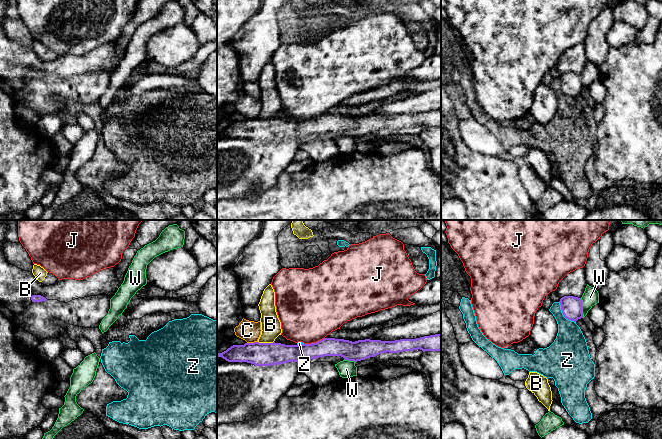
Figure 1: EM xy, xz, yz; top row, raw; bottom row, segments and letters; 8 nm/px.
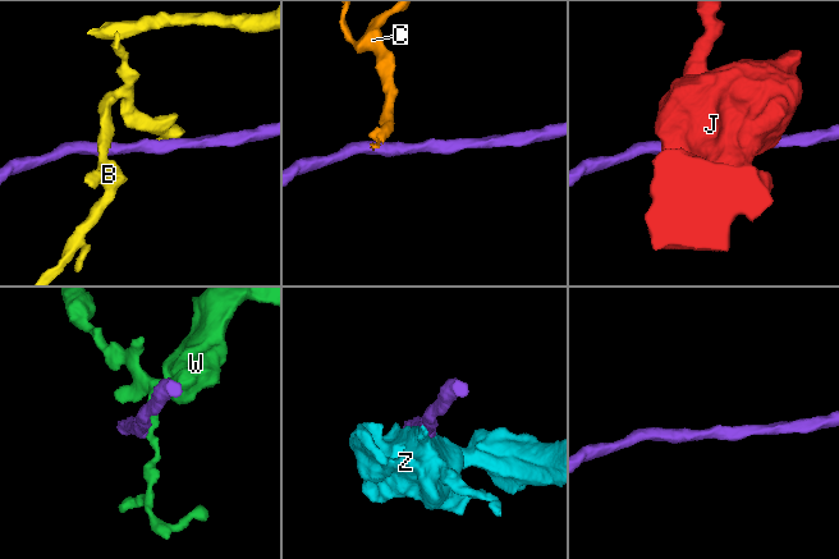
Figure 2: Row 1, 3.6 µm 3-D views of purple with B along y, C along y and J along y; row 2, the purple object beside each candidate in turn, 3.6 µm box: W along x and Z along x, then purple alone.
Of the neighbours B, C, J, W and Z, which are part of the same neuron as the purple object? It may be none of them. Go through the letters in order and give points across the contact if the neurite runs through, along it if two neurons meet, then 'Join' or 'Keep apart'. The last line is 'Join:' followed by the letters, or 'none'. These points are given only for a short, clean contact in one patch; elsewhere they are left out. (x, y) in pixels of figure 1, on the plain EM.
B: Boundary: xz (258, 117), (273, 118). Keep apart
C: Boundary: xz (257, 117), (247, 119). Keep apart
J: Keep apart
W: Boundary: yz (580, 74), (583, 92). Keep apart
Z: Keep apart
Join: none

